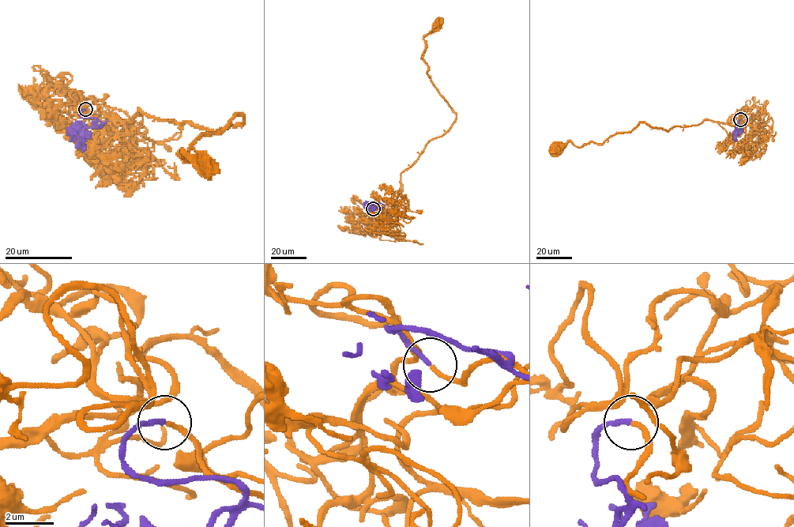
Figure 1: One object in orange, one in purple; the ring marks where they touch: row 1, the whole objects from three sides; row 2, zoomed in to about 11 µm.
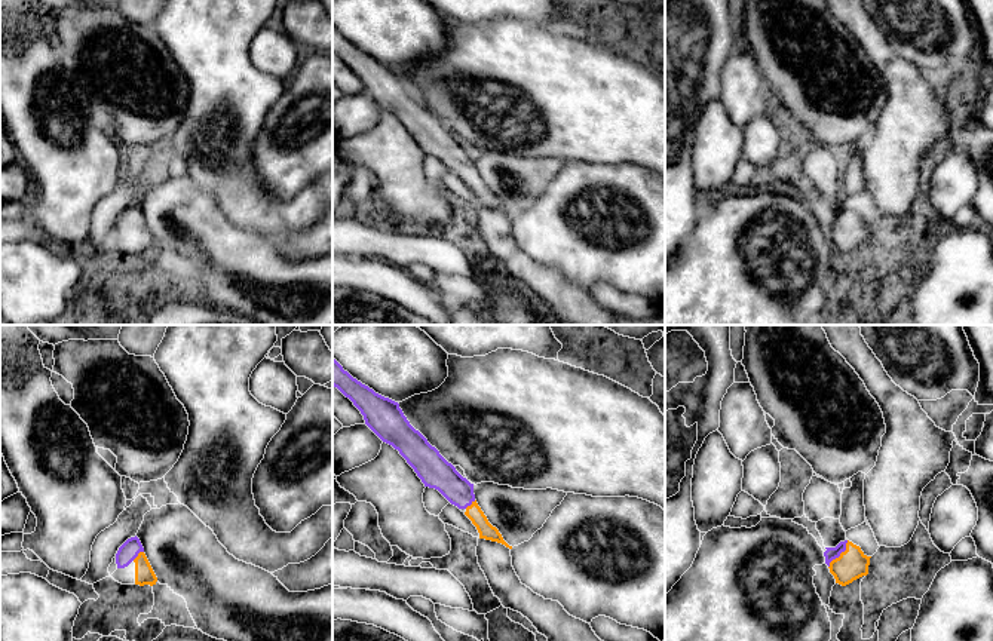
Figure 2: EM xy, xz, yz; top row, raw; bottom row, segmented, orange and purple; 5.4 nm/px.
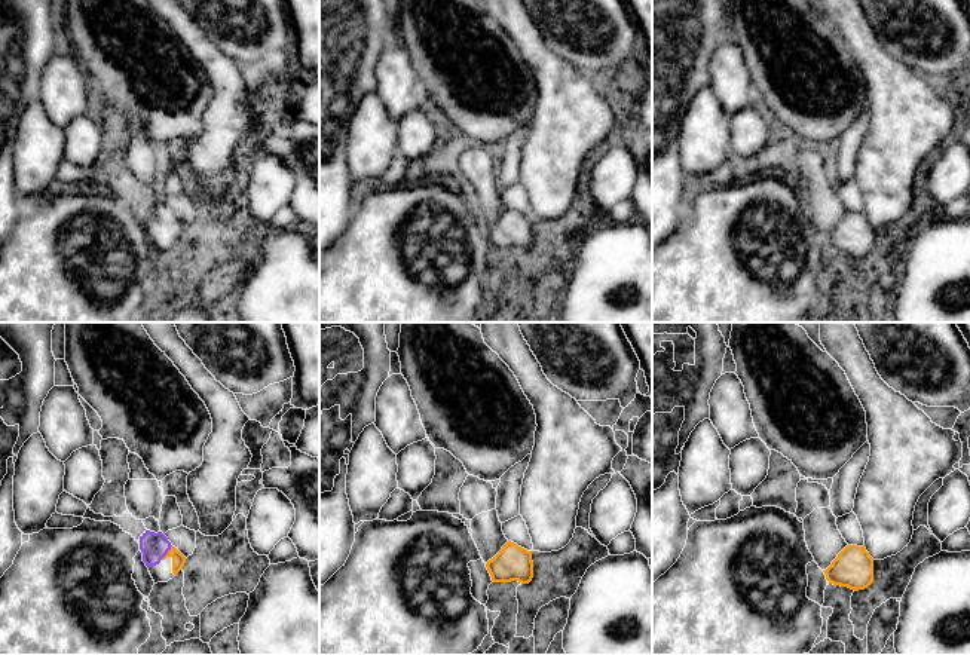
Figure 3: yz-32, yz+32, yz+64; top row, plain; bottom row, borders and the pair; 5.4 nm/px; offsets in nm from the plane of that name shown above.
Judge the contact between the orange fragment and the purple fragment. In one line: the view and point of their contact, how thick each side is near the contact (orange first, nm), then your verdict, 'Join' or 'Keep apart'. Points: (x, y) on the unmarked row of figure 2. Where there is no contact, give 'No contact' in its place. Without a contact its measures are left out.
Touches orange at yz (840, 223). Thickness 160 nm (orange) against 70 nm. Join

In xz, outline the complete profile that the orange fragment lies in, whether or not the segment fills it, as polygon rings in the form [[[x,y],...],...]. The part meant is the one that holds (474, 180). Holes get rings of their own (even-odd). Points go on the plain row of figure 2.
[[[332,27],[332,53],[337,55],[364,83],[365,92],[386,111],[392,113],[414,137],[425,154],[438,157],[451,172],[465,177],[479,200],[479,206],[509,214],[493,194],[473,162],[473,151],[463,145],[404,83],[399,71],[376,61],[353,46]]]

